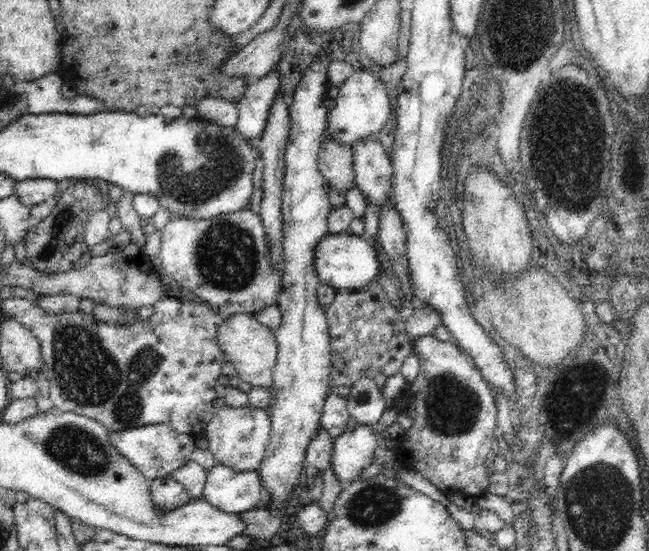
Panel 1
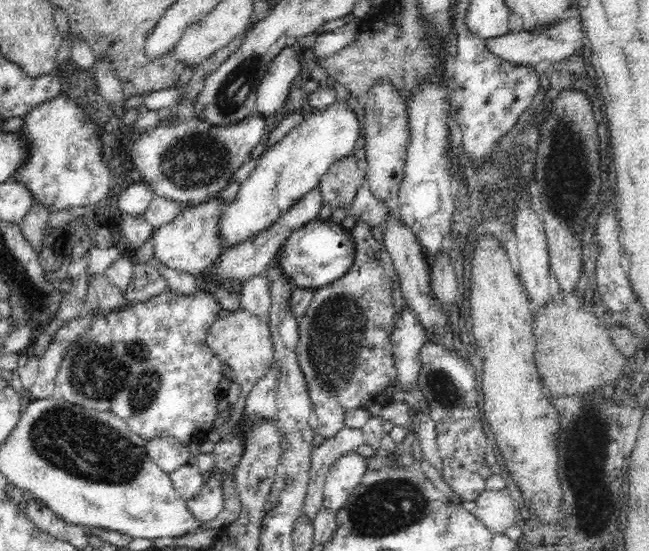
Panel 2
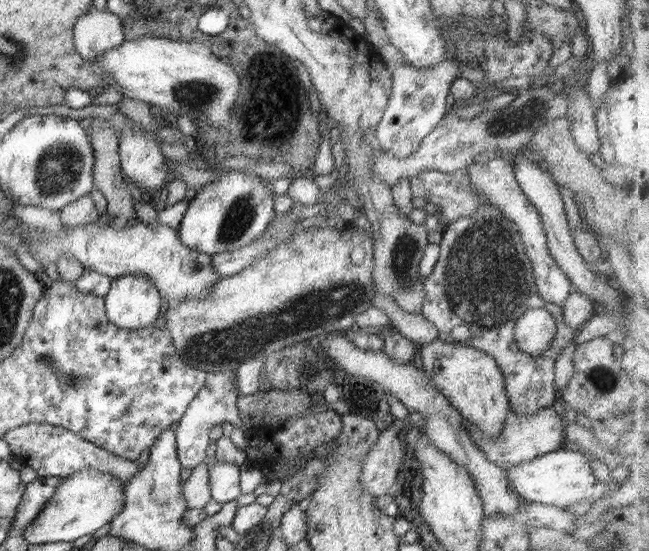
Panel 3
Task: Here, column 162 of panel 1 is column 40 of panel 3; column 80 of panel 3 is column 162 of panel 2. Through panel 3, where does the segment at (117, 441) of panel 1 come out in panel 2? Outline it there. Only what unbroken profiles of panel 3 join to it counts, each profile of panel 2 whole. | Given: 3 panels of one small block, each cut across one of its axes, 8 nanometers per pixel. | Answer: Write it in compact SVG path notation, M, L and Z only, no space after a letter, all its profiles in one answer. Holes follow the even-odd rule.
M159 436L146 444L146 453L160 469L170 474L188 464L190 450L172 436Z

